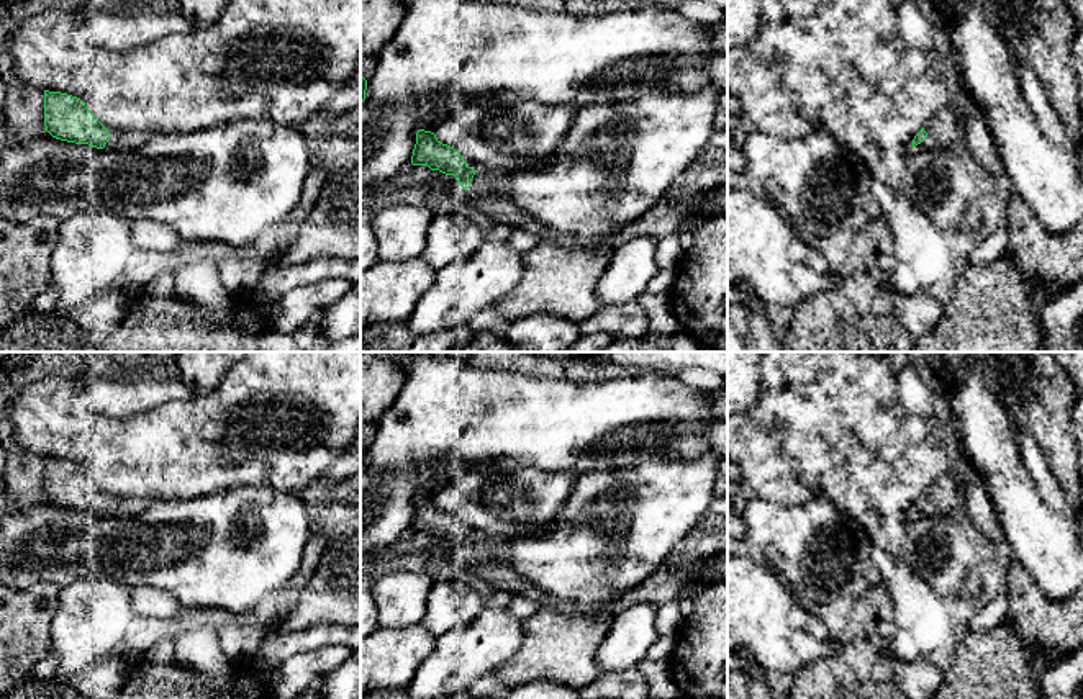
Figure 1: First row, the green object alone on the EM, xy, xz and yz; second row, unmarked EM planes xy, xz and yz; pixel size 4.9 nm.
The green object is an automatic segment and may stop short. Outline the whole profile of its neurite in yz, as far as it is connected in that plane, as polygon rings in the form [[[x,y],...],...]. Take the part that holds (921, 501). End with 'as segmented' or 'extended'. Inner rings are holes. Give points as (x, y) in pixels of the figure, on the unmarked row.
[[[947,473],[939,478],[913,506],[913,514],[952,514],[962,506],[962,493],[957,475]]]; extended

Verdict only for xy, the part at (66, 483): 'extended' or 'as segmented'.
extended

